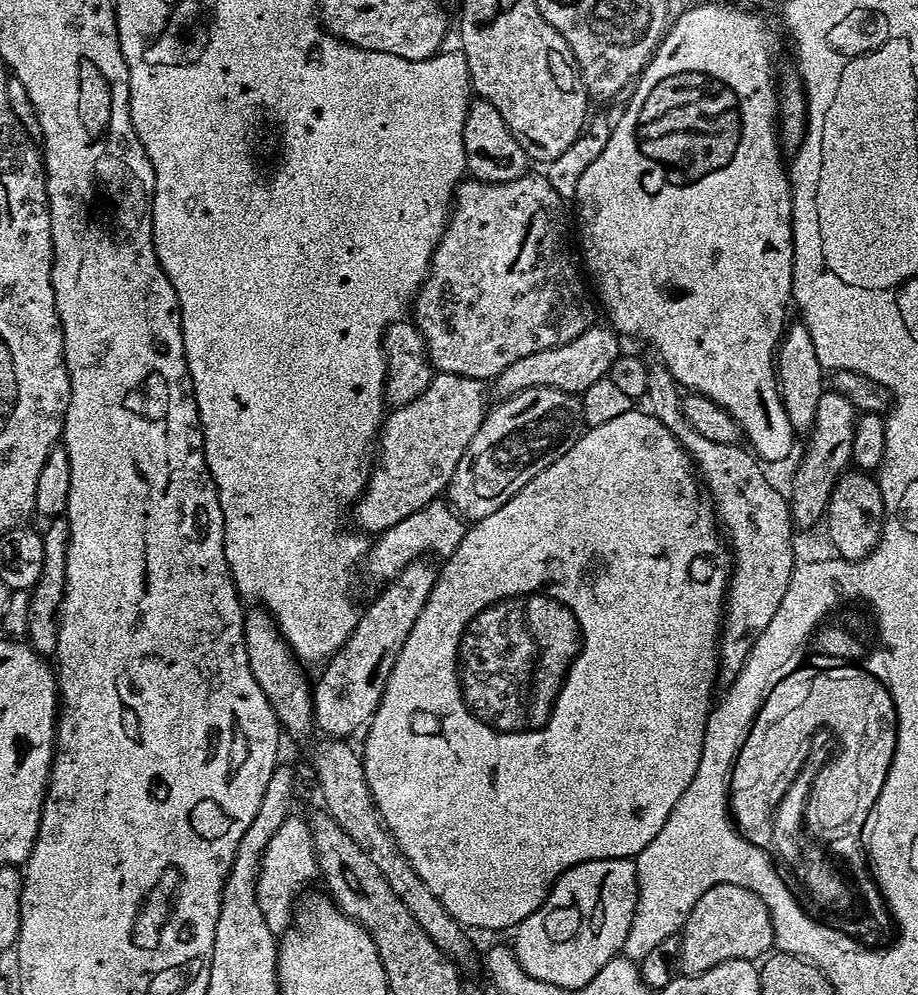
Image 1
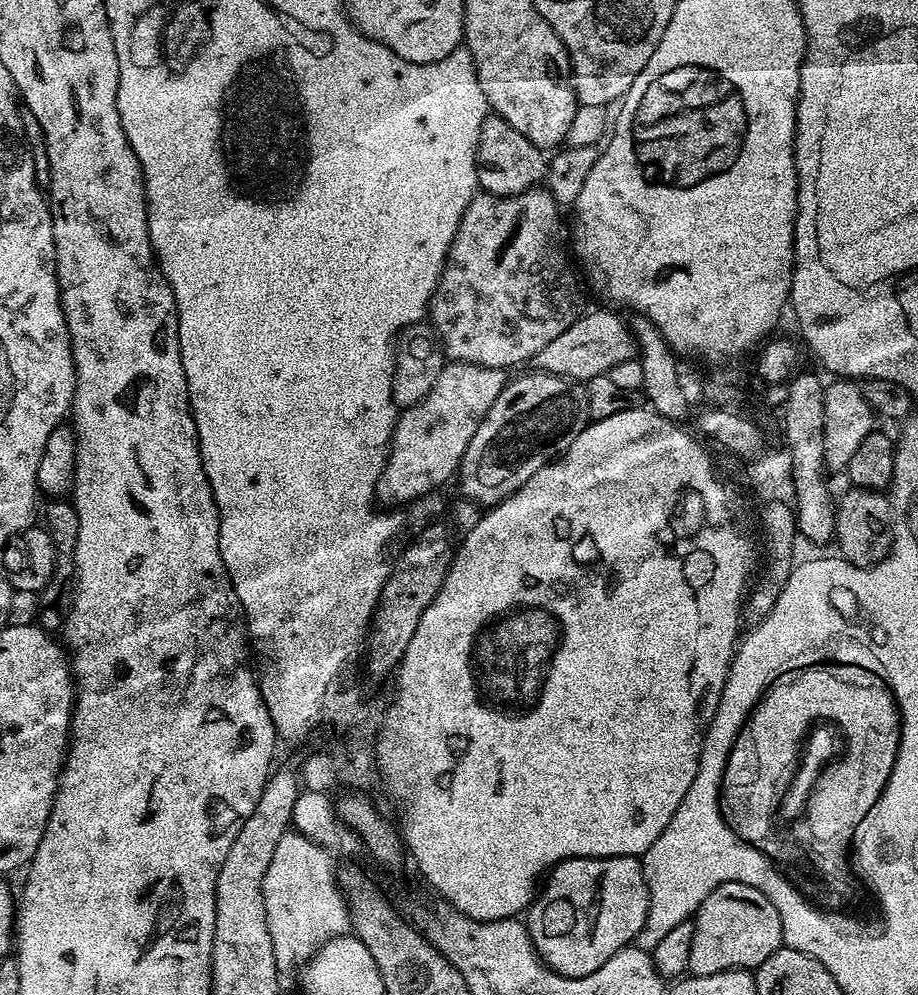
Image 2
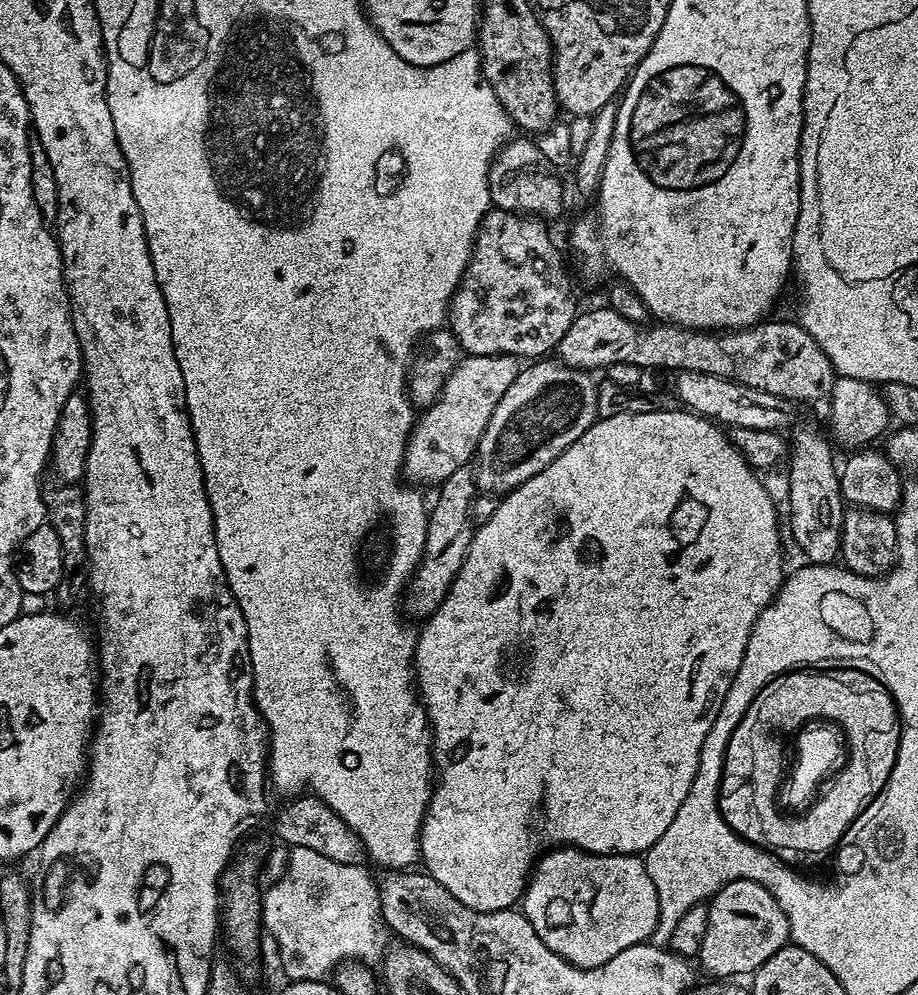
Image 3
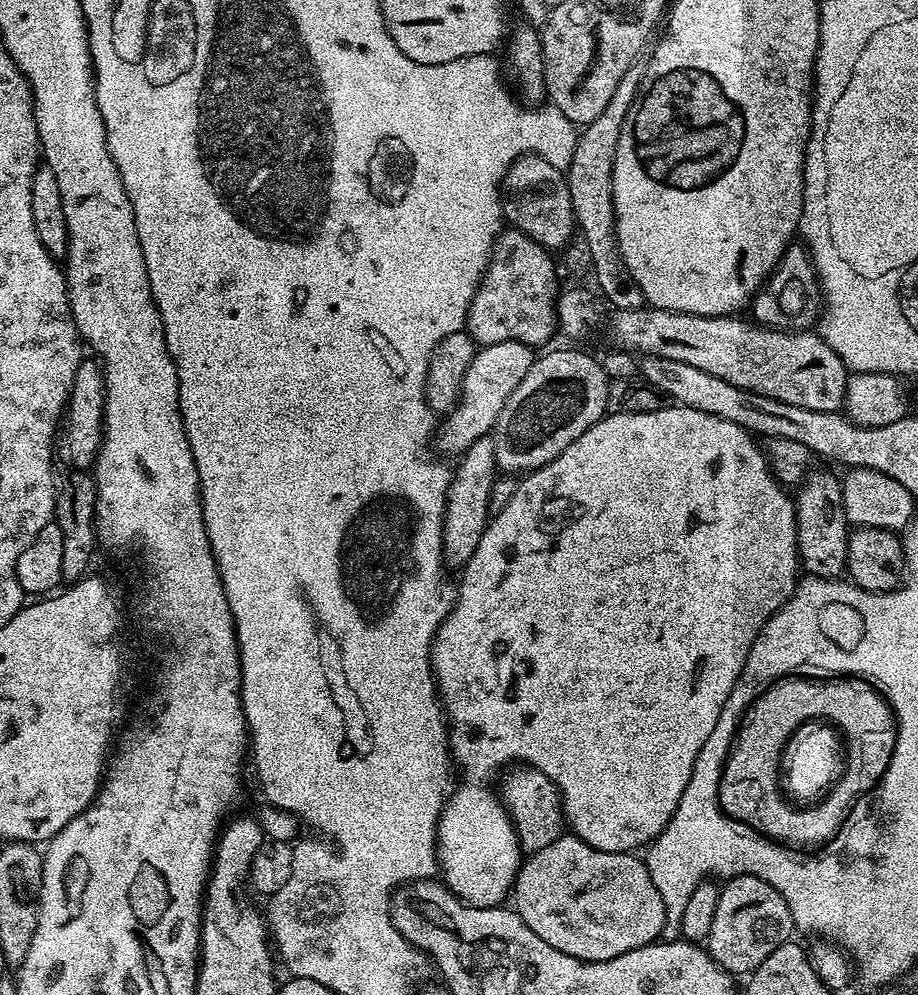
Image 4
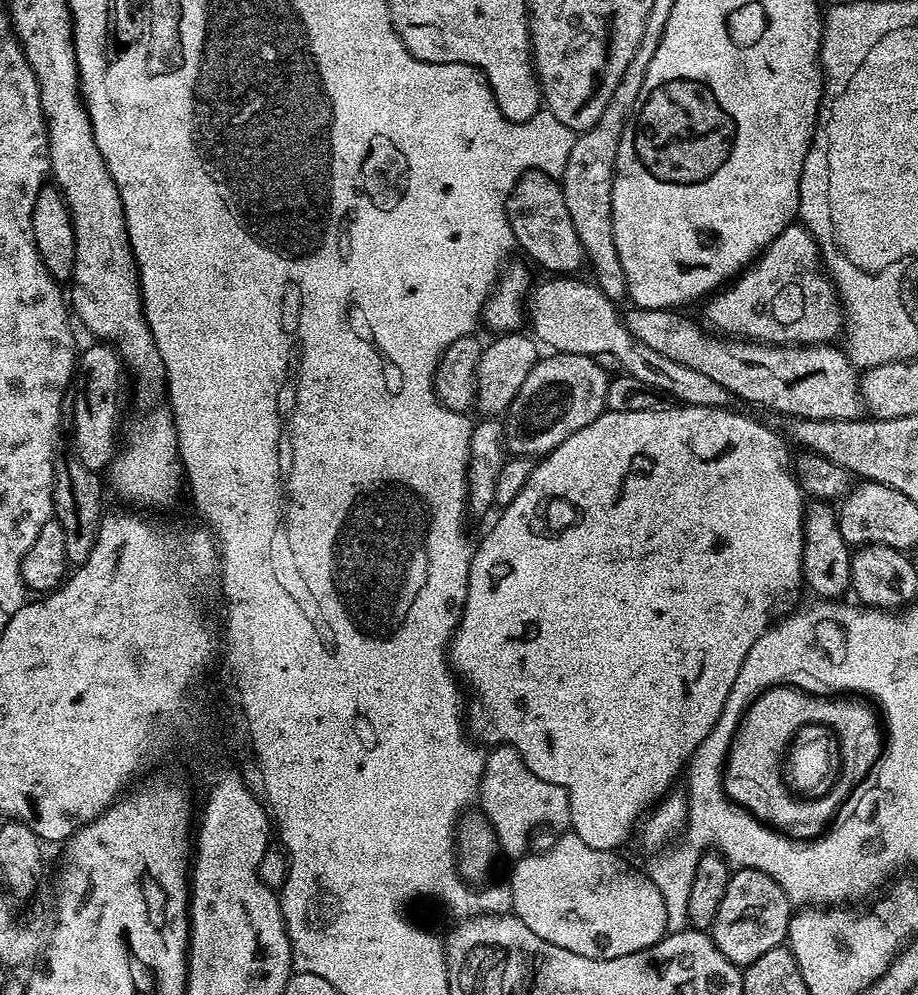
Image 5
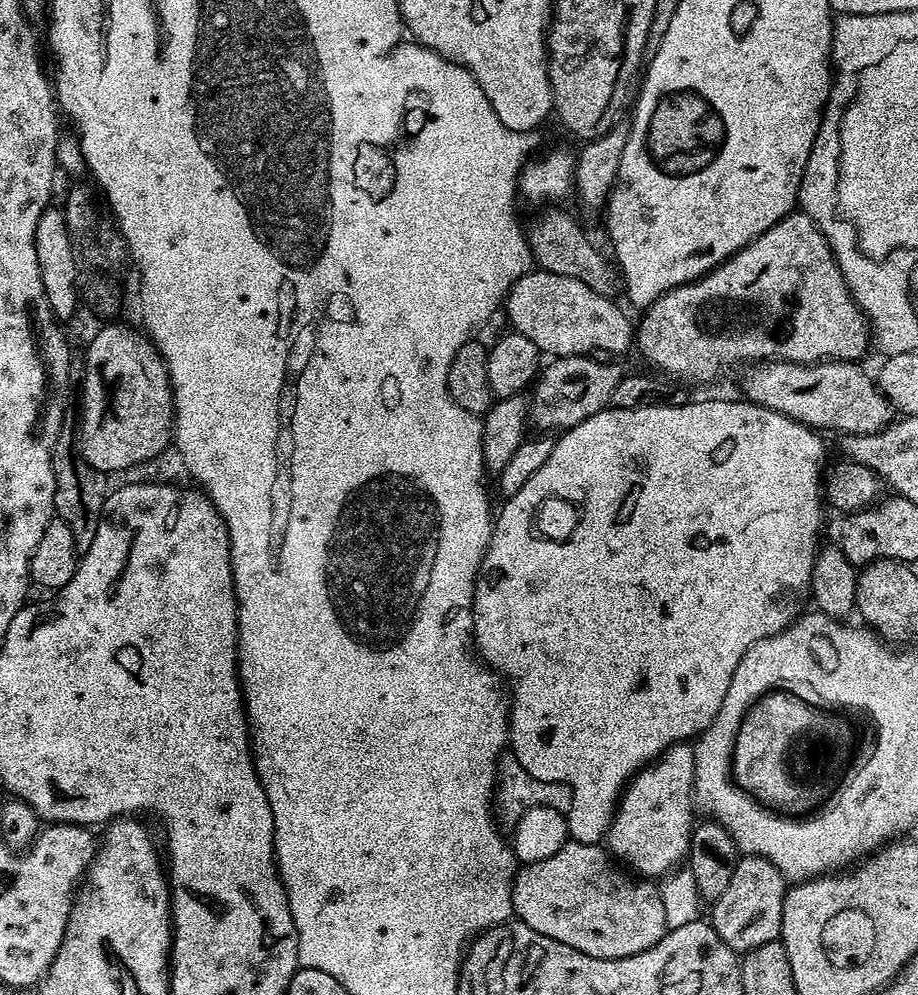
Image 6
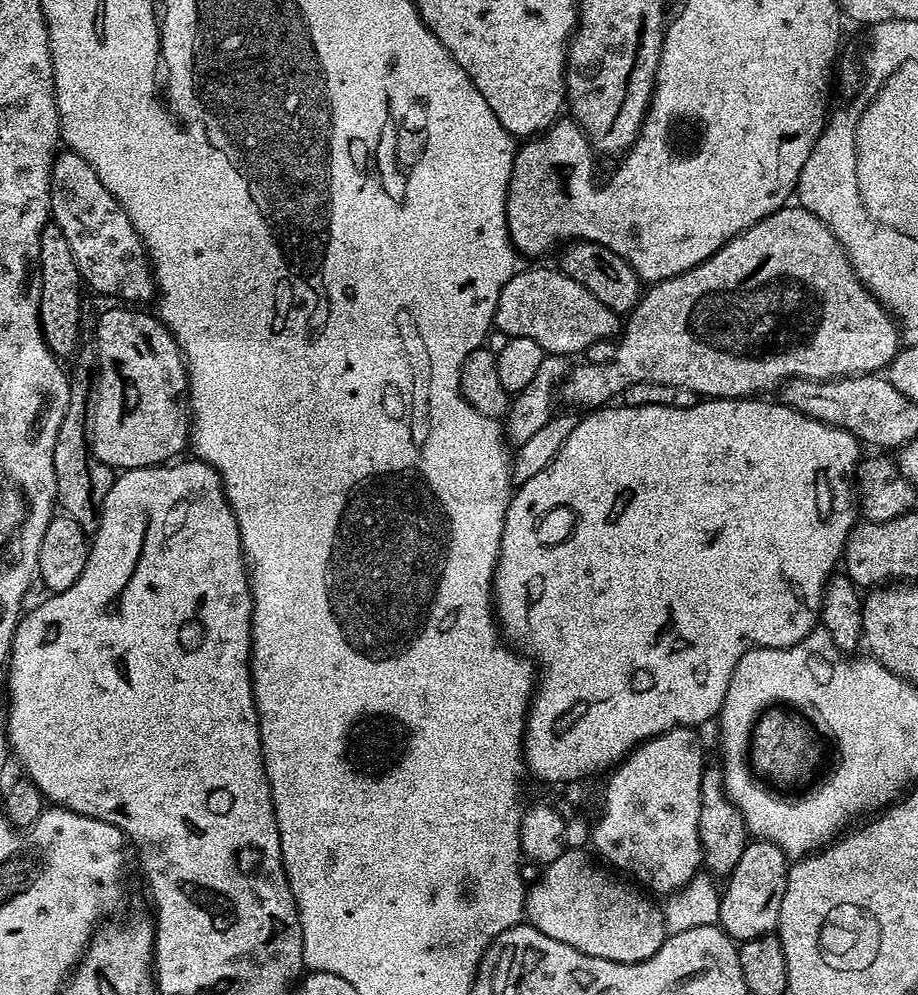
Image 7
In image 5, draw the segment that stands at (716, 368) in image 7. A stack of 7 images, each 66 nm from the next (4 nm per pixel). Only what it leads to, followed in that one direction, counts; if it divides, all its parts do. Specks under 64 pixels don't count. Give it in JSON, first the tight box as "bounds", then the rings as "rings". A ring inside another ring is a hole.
{"bounds":[506,222,846,458],"rings":[[[800,222],[782,230],[775,242],[756,257],[754,266],[745,268],[723,290],[709,295],[704,306],[707,323],[717,333],[728,338],[759,340],[762,344],[827,344],[835,341],[839,332],[841,335],[846,324],[836,285],[829,269],[824,267],[820,247]],[[552,352],[536,361],[534,370],[522,382],[522,390],[514,398],[514,402],[506,410],[506,448],[512,456],[540,458],[553,452],[558,445],[566,442],[570,434],[578,434],[578,430],[589,428],[606,411],[606,390],[608,389],[609,373],[597,366],[591,356],[570,354],[569,352]]]}

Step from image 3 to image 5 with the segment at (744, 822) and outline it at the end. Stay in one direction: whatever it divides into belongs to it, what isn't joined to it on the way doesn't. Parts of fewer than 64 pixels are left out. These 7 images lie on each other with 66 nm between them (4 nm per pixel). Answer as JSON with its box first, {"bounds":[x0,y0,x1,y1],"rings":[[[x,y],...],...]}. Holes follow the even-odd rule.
{"bounds":[728,686,886,834],"rings":[[[773,686],[761,692],[752,701],[752,704],[744,712],[744,717],[740,719],[740,724],[736,728],[732,741],[735,742],[736,748],[732,752],[732,764],[728,764],[728,792],[732,792],[732,796],[736,796],[736,800],[740,800],[740,804],[748,804],[748,808],[752,808],[752,812],[756,812],[756,816],[764,816],[764,820],[772,820],[772,825],[786,828],[789,832],[807,834],[807,832],[816,832],[816,828],[820,828],[820,824],[824,824],[824,820],[828,820],[832,808],[843,805],[844,801],[857,791],[858,785],[864,781],[865,776],[871,772],[873,766],[880,761],[886,736],[882,731],[882,720],[876,708],[868,712],[868,708],[860,708],[860,704],[844,704],[844,700],[828,700],[823,694],[801,692],[796,686]],[[804,719],[828,720],[843,733],[844,756],[847,759],[847,771],[843,778],[844,784],[839,784],[839,787],[835,787],[831,791],[831,795],[817,801],[801,798],[794,794],[789,785],[782,782],[781,765],[786,741],[793,729],[804,724]]]}

